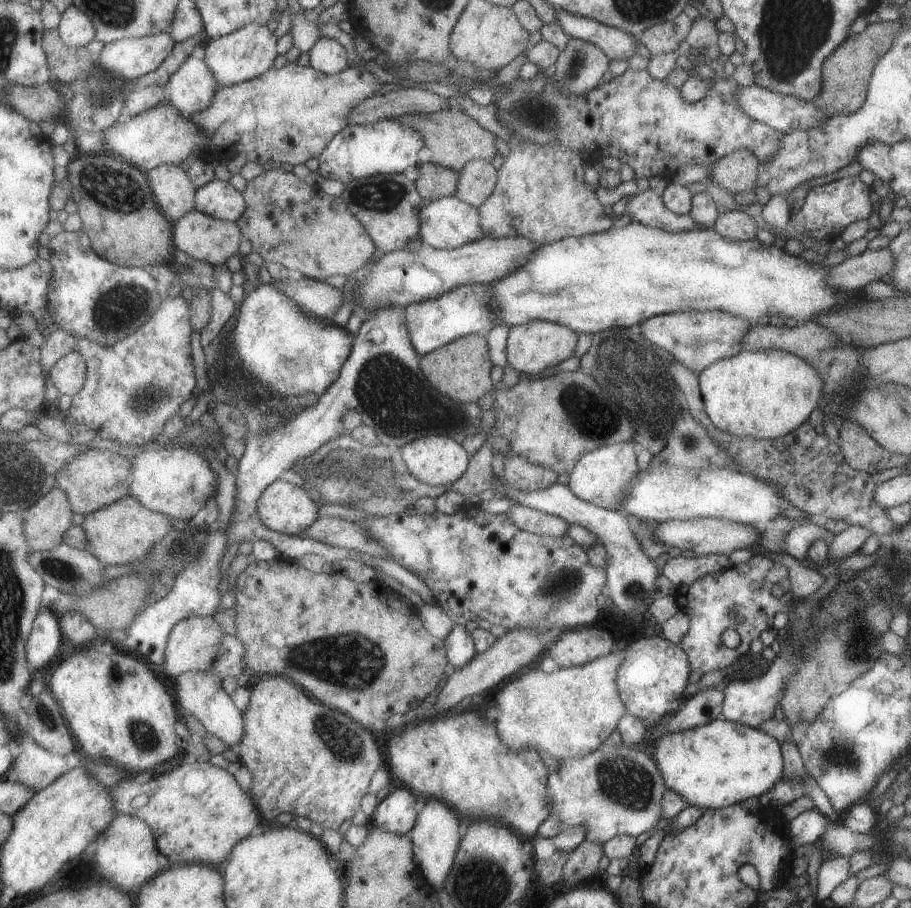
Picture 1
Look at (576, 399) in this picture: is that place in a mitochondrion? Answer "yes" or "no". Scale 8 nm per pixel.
yes

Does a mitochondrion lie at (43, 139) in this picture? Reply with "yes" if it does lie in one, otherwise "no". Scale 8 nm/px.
no

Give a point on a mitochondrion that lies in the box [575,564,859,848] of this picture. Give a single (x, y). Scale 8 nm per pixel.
(622, 779)

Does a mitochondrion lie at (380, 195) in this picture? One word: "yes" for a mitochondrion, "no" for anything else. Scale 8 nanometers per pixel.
yes

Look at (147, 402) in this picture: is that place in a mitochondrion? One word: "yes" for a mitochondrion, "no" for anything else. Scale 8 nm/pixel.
yes

